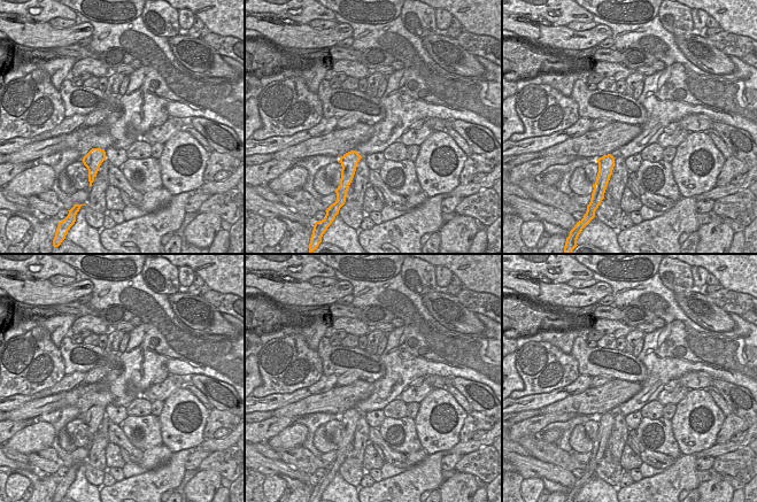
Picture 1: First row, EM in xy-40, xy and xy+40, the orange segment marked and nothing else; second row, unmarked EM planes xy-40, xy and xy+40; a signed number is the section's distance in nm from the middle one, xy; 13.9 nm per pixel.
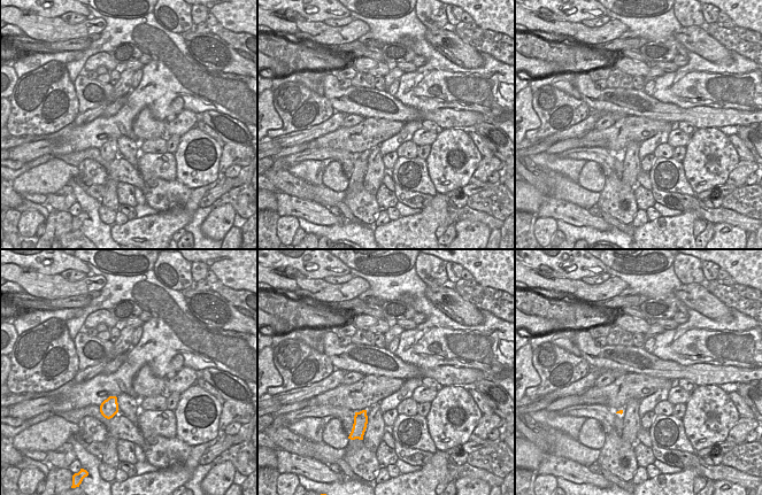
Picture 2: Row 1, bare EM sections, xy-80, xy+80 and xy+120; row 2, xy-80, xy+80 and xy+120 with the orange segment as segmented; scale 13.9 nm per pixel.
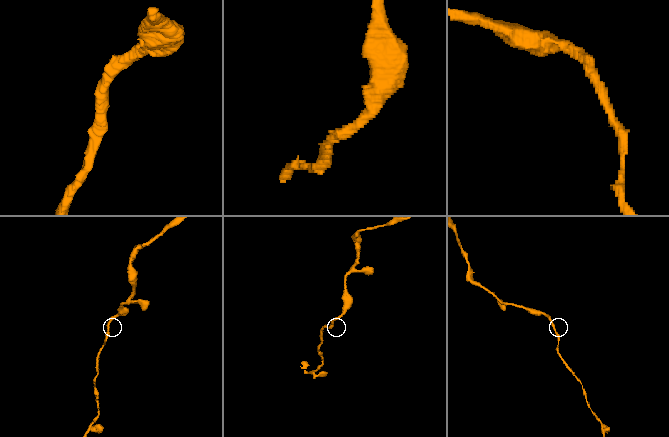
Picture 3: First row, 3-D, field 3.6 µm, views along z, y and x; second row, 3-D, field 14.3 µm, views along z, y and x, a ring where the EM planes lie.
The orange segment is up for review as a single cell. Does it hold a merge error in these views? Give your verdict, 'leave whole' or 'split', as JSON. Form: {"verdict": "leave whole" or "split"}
{"verdict": "leave whole"}

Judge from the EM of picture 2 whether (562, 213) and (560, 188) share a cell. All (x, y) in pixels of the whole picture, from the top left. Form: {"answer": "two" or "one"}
{"answer": "two"}

